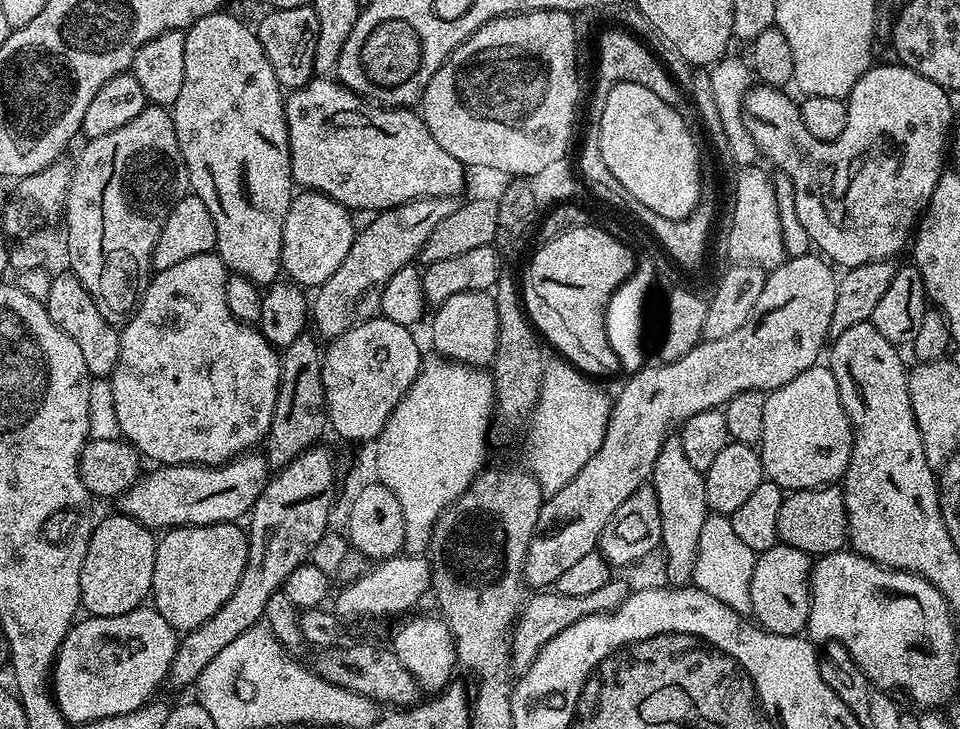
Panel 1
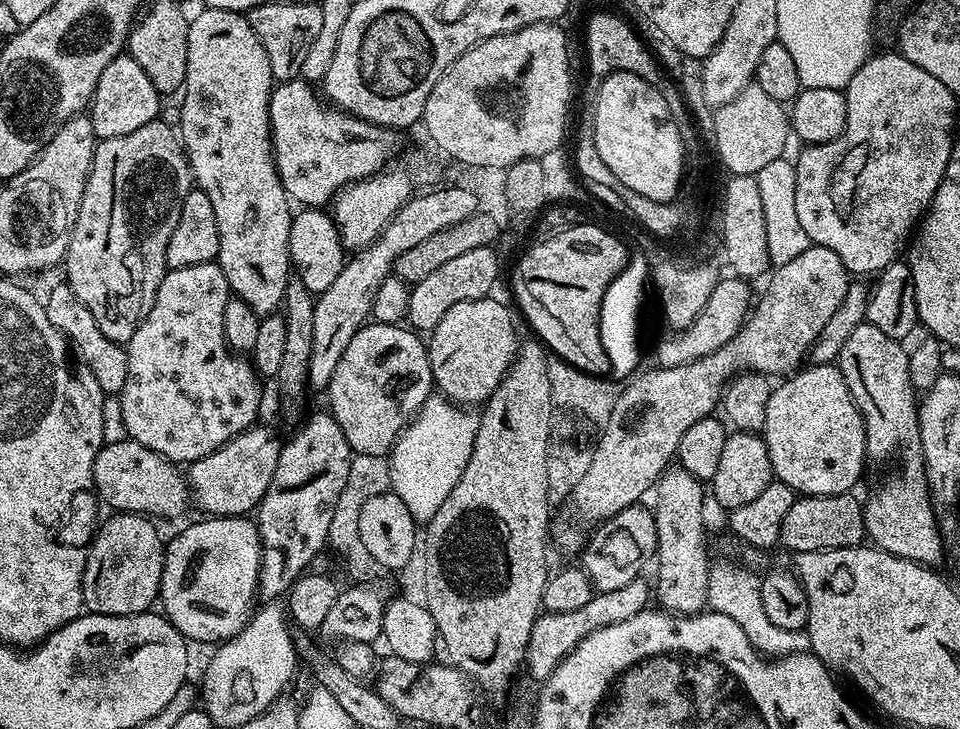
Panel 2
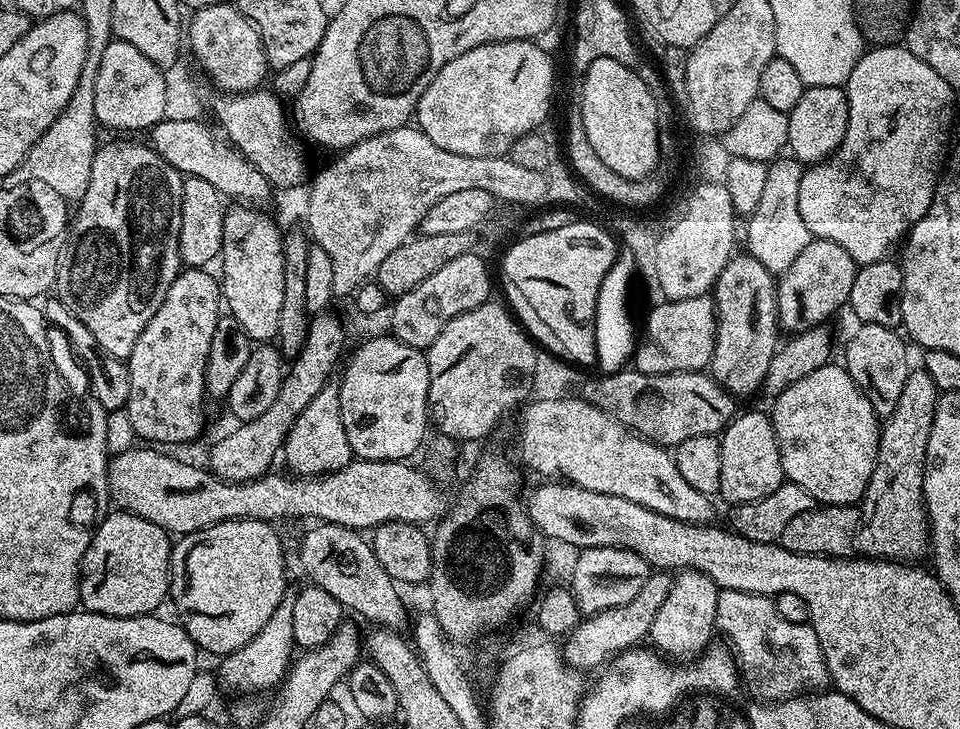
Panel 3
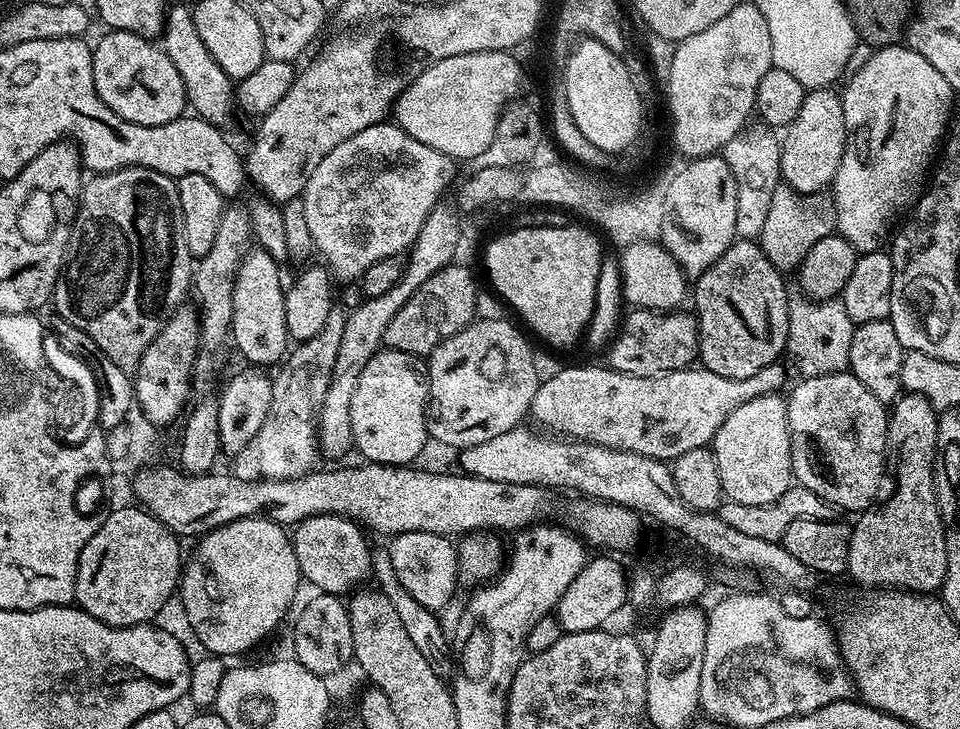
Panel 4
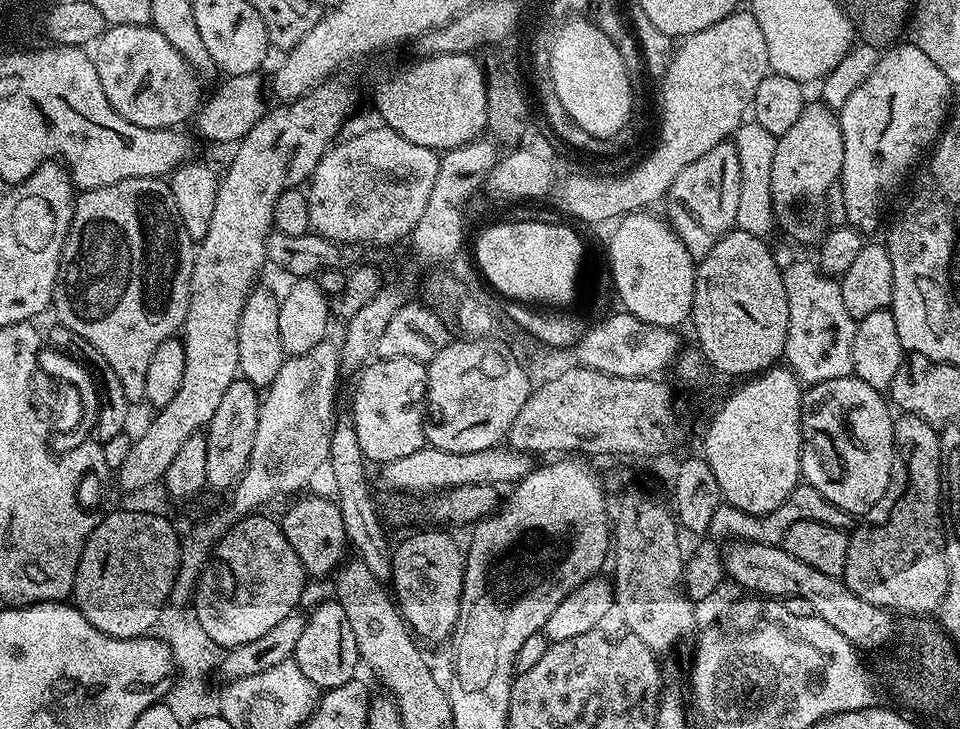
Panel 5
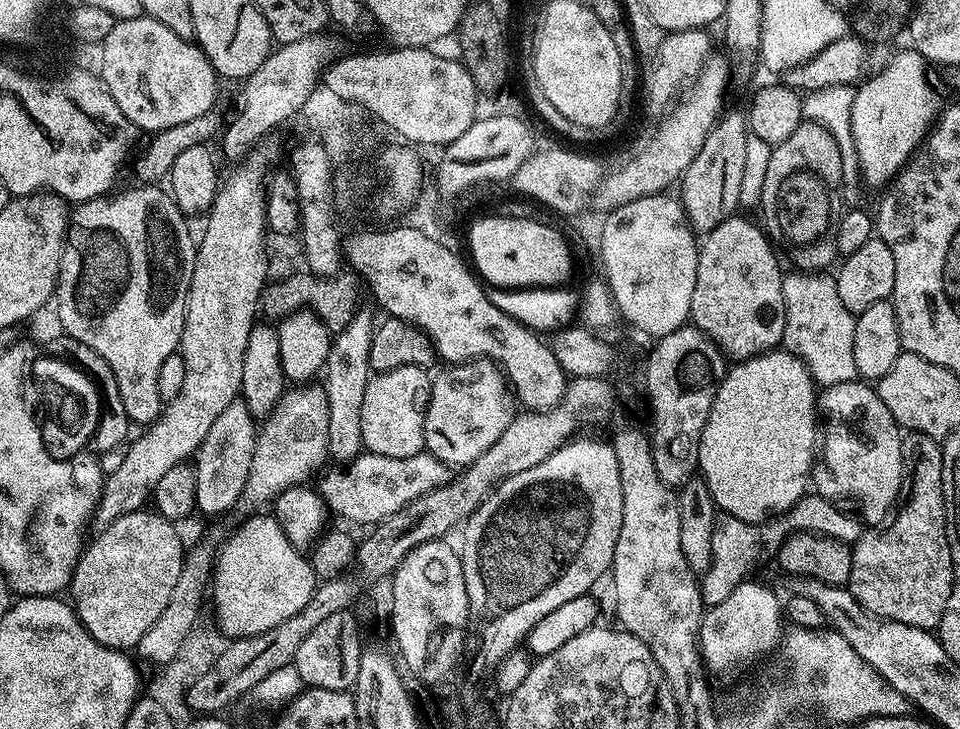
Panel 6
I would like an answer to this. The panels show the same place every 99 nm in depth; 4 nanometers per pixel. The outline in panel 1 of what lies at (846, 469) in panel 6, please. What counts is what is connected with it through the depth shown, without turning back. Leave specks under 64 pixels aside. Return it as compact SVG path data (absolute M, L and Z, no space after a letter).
M807 368L781 388L771 389L764 401L766 414L762 418L758 451L765 477L785 490L835 485L852 457L852 424L842 406L832 369Z

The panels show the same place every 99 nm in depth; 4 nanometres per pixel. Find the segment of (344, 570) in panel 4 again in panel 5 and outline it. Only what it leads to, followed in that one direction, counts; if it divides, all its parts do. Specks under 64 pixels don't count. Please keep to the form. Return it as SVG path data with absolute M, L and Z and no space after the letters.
M303 496L296 498L301 500L293 499L291 501L293 504L285 510L284 517L279 517L280 529L286 534L286 542L294 546L294 554L298 554L304 571L309 577L331 577L344 564L350 552L342 514L335 499L327 500L324 496Z

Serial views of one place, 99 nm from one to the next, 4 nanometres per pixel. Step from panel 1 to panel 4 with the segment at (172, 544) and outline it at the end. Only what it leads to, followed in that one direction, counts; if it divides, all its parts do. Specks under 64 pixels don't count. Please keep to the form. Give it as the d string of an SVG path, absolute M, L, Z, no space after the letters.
M251 516L218 526L213 532L204 533L195 544L192 557L183 561L178 585L191 635L196 635L197 642L205 648L204 652L213 657L229 658L250 651L283 622L288 611L293 611L292 603L302 585L302 577L291 535L283 524L275 524L265 516Z

